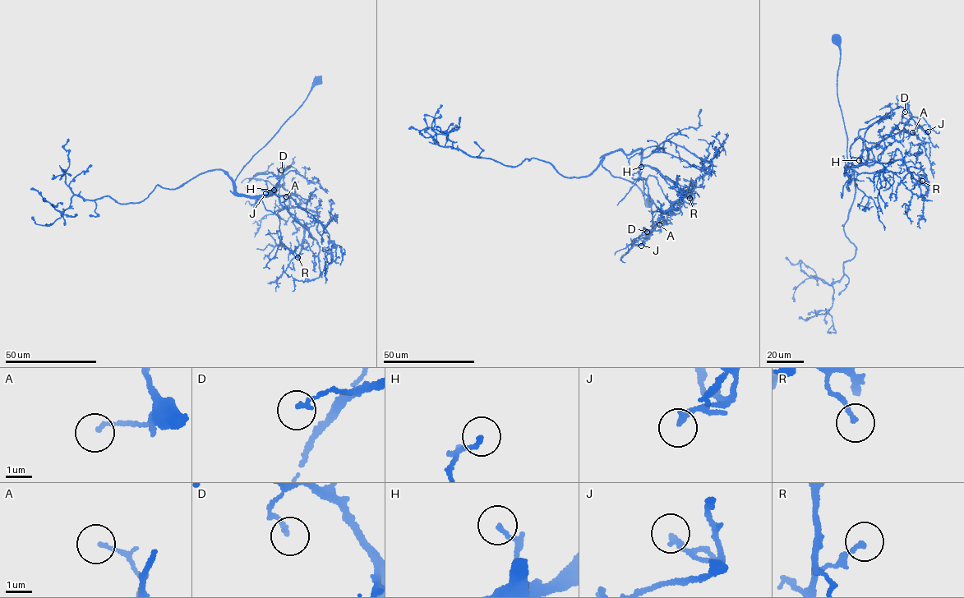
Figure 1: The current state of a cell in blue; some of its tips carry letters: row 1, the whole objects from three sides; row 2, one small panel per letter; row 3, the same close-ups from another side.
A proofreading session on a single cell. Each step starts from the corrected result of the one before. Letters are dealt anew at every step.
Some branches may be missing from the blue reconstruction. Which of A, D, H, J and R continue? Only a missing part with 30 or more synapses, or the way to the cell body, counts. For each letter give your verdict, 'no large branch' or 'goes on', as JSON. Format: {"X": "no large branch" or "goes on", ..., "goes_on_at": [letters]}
{"A": "no large branch", "D": "no large branch", "H": "no large branch", "J": "no large branch", "R": "no large branch", "goes_on_at": []}

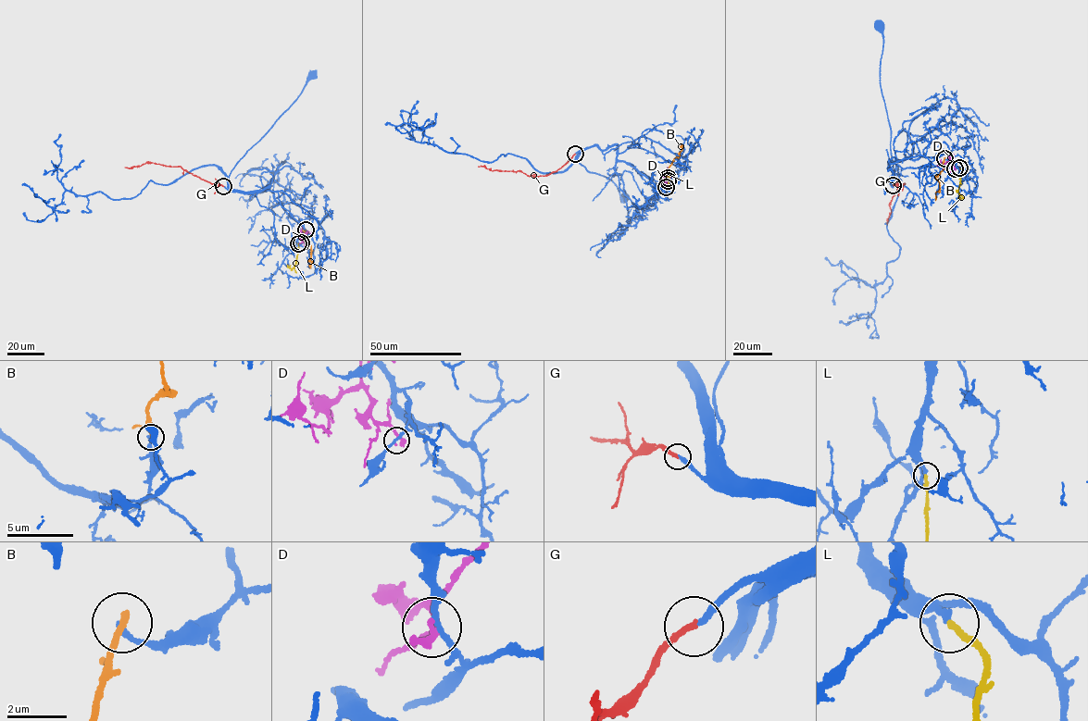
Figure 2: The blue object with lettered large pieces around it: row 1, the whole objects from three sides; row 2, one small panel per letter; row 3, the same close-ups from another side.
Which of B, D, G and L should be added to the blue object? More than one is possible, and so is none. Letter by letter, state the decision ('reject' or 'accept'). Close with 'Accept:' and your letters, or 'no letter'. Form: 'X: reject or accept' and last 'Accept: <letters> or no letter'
B: reject
D: reject
G: accept
L: accept
Accept: G, L

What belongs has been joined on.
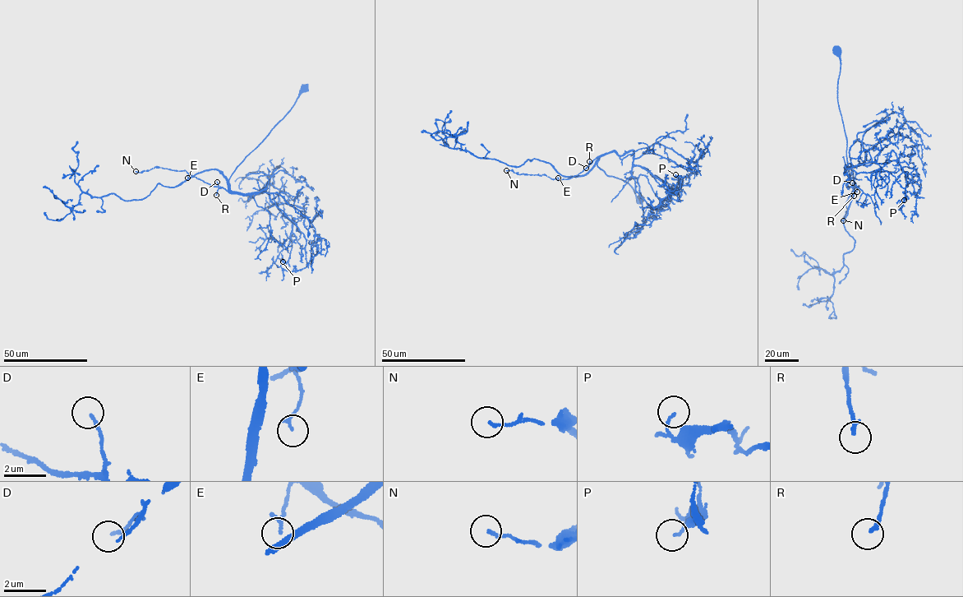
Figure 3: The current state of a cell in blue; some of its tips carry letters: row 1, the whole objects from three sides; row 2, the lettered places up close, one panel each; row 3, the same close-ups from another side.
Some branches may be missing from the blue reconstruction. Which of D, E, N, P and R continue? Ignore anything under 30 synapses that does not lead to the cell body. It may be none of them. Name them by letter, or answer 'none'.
none

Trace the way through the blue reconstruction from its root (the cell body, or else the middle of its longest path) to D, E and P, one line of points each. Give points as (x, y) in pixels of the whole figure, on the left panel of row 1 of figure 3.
D: (306, 88), (289, 111), (237, 167), (229, 179), (229, 189), (228, 191), (218, 187), (217, 182)
E: (306, 88), (289, 111), (237, 167), (229, 179), (228, 191), (189, 174), (187, 178)
P: (306, 88), (229, 179), (235, 192), (265, 189), (291, 220), (292, 248), (283, 261)

